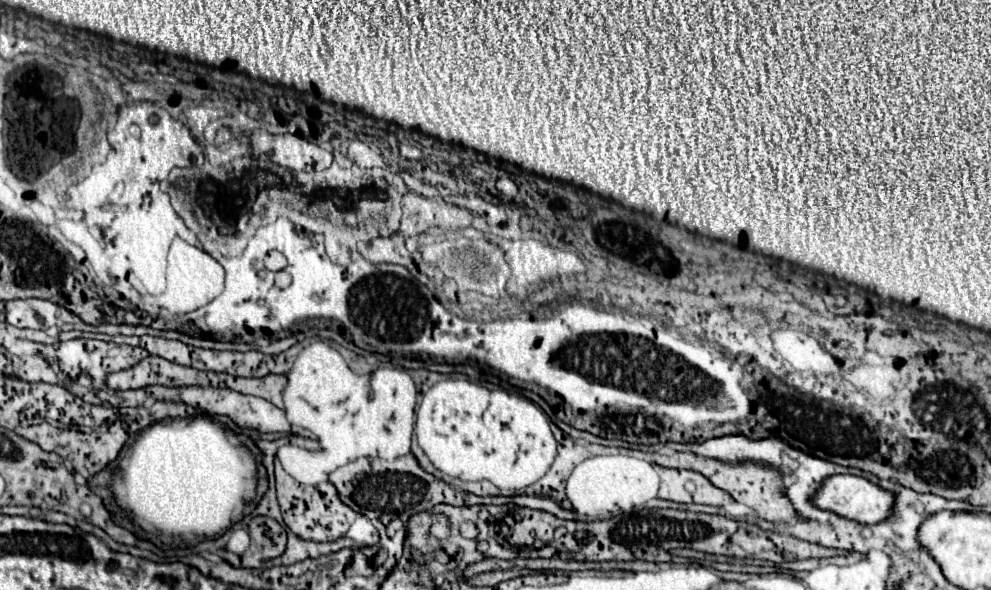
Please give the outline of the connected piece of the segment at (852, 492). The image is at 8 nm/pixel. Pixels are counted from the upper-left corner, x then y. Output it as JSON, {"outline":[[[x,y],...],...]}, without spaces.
{"outline":[[[834,474],[824,478],[820,488],[812,496],[812,502],[820,510],[830,510],[842,518],[856,520],[860,524],[878,524],[880,520],[888,518],[888,512],[892,510],[892,494],[888,490],[882,490],[880,486],[868,482],[866,478],[850,474]]]}

